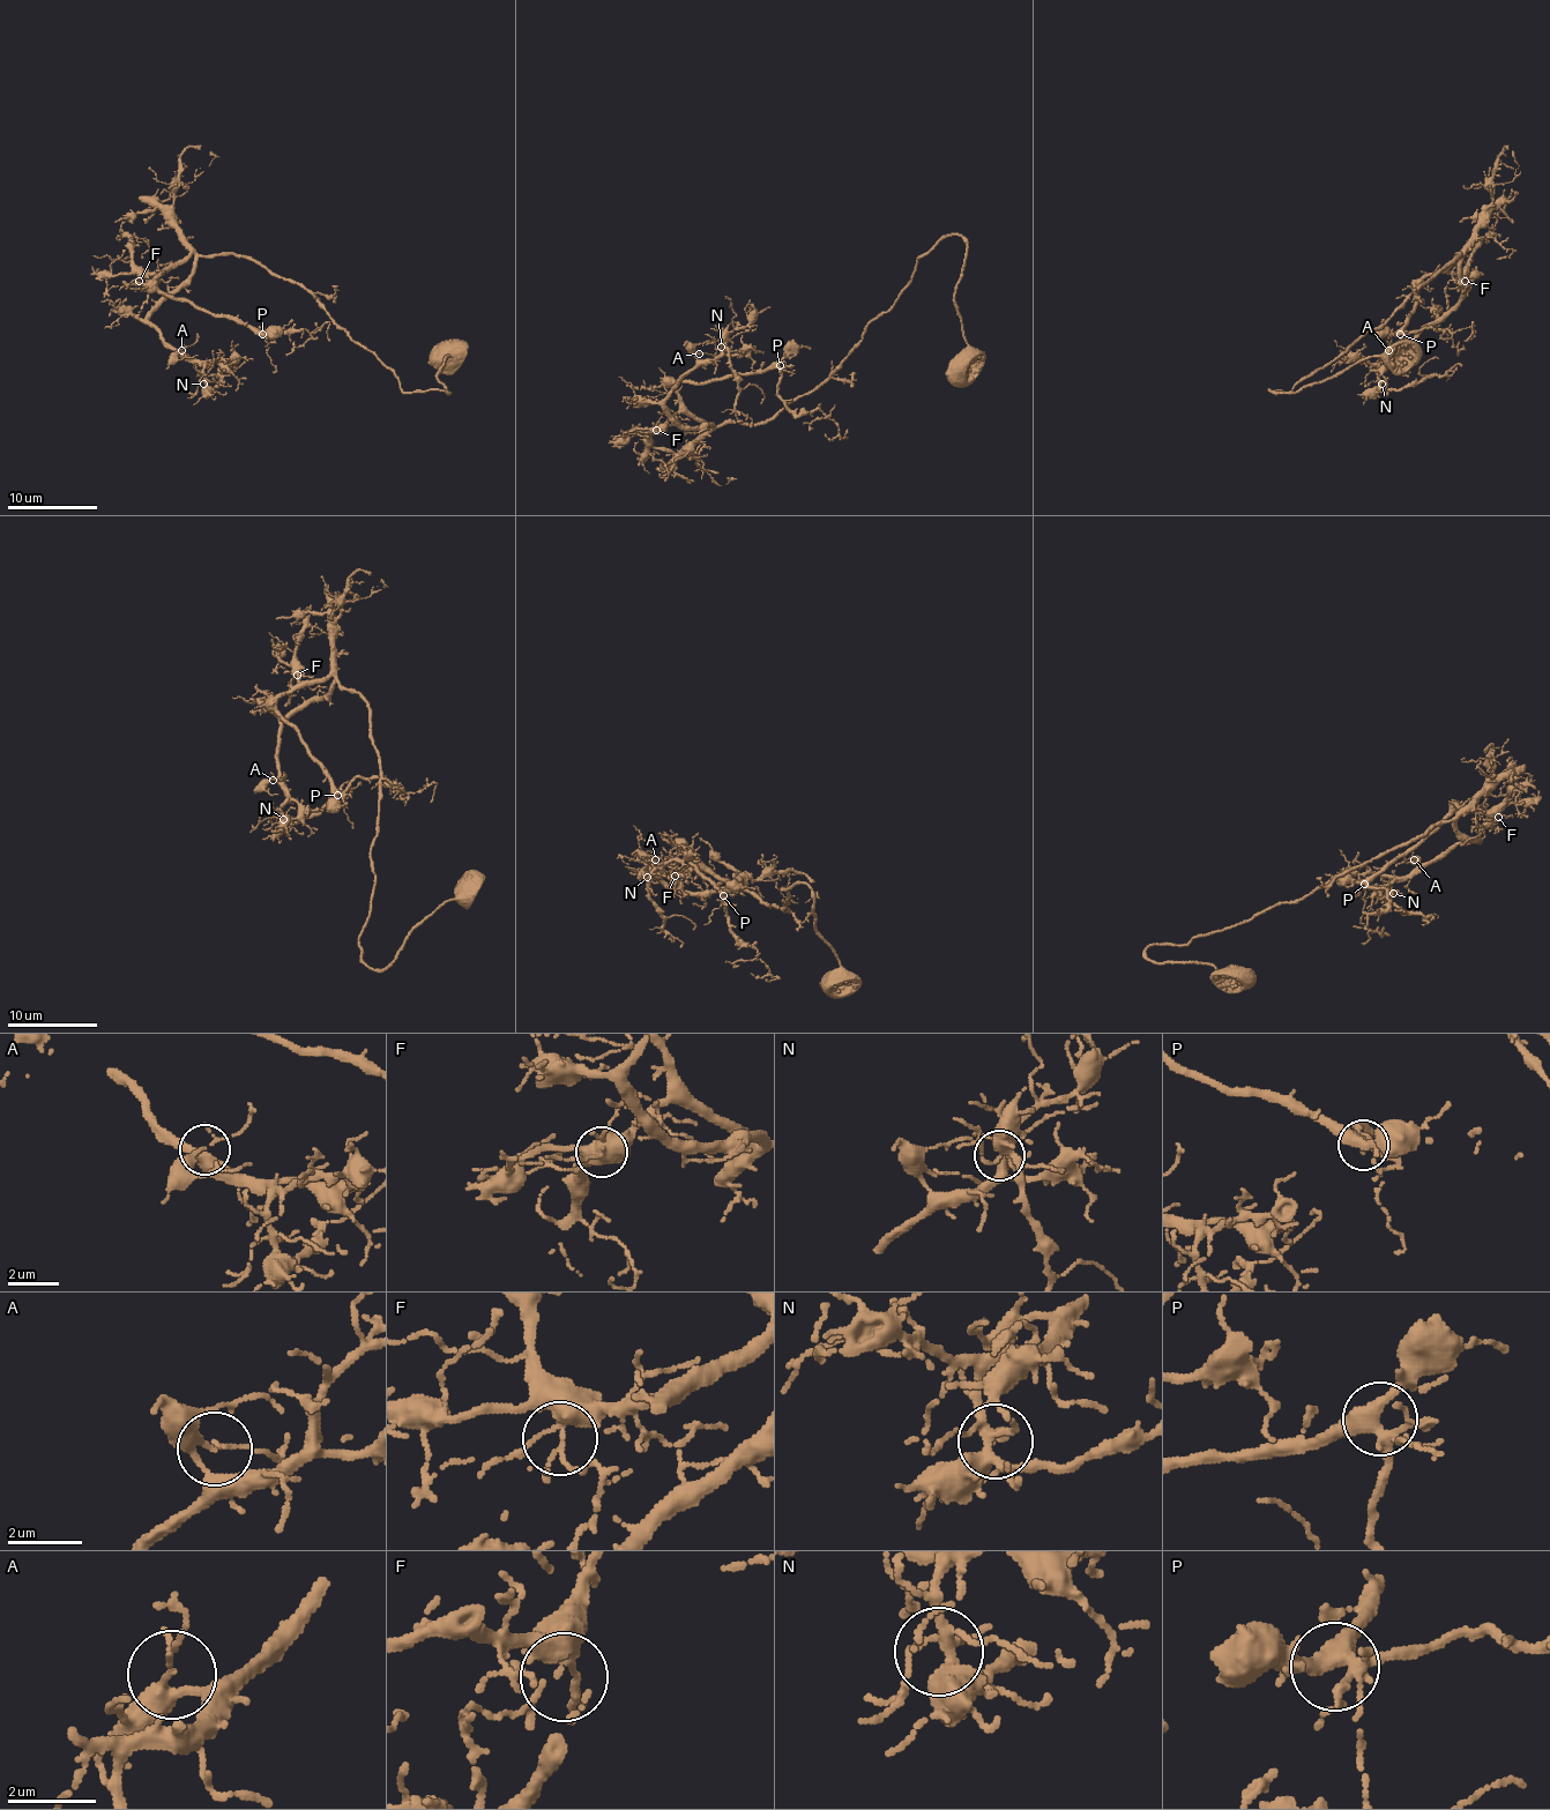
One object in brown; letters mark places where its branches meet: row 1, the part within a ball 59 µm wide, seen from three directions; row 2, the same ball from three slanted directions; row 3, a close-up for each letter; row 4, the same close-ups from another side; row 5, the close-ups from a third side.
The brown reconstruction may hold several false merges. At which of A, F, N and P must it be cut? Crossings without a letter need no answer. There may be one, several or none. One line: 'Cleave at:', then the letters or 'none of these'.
Cleave at: none of these

